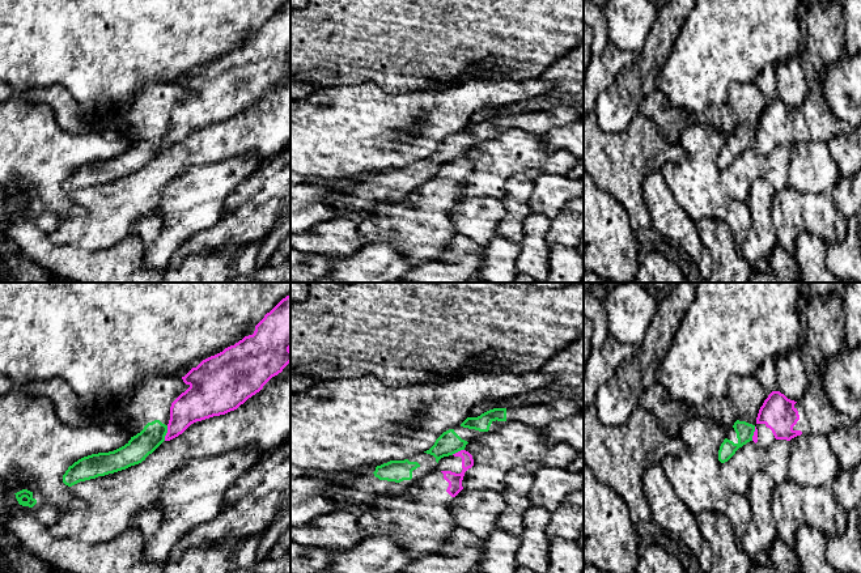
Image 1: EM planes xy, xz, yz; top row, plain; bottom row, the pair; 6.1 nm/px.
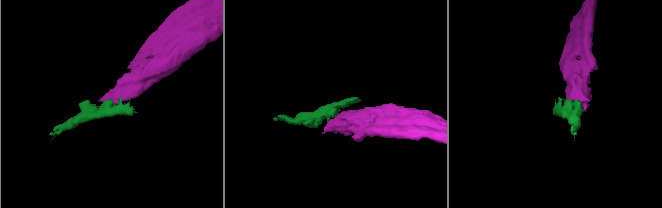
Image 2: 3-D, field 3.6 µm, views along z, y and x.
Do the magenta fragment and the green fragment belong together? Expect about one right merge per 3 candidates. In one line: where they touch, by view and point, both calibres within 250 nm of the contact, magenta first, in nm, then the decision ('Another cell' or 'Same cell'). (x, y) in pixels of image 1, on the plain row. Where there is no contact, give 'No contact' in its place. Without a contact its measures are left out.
Touches magenta at xy (166, 140). Thickness 200 nm (magenta) against 150 nm. Another cell

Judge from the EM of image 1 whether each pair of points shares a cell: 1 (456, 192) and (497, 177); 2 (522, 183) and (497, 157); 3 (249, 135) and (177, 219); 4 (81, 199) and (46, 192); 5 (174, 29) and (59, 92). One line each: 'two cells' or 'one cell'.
1: two cells
2: two cells
3: two cells
4: two cells
5: two cells

